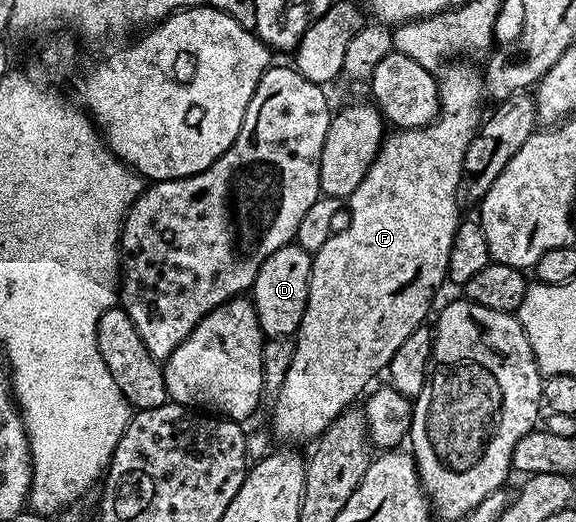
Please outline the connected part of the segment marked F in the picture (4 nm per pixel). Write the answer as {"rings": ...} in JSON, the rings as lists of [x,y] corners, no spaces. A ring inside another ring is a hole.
{"rings":[[[454,61],[441,72],[438,79],[439,97],[441,99],[441,111],[437,119],[429,126],[422,128],[408,128],[406,130],[395,130],[395,135],[387,134],[382,141],[382,147],[378,155],[372,161],[368,173],[356,185],[356,189],[351,193],[348,206],[350,206],[350,220],[346,223],[346,228],[335,230],[328,241],[320,250],[313,252],[310,265],[310,288],[308,289],[308,305],[304,309],[304,317],[300,321],[293,340],[294,351],[290,353],[290,364],[286,372],[282,374],[282,382],[277,384],[278,396],[274,399],[274,412],[270,415],[270,423],[274,426],[274,435],[278,439],[291,439],[291,444],[298,445],[301,439],[313,441],[340,417],[342,411],[351,408],[354,398],[377,377],[378,371],[385,372],[390,366],[392,357],[408,337],[417,327],[423,326],[427,322],[426,314],[430,311],[430,302],[434,299],[434,294],[441,289],[442,283],[447,282],[446,270],[448,269],[448,253],[452,253],[452,241],[456,237],[456,229],[460,222],[458,215],[458,195],[460,199],[460,188],[464,180],[462,170],[466,168],[466,154],[470,148],[470,143],[478,133],[480,120],[483,118],[482,95],[484,99],[484,75],[480,70],[469,67],[469,62]]]}

